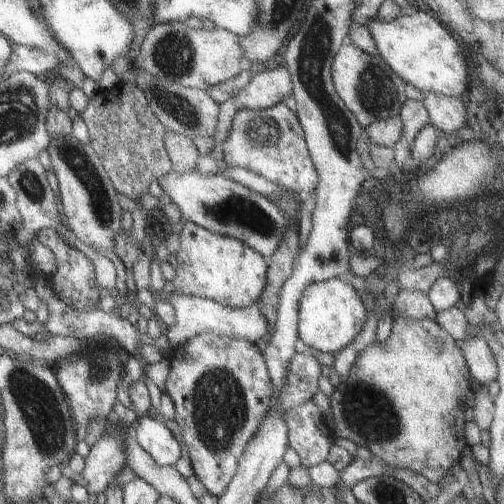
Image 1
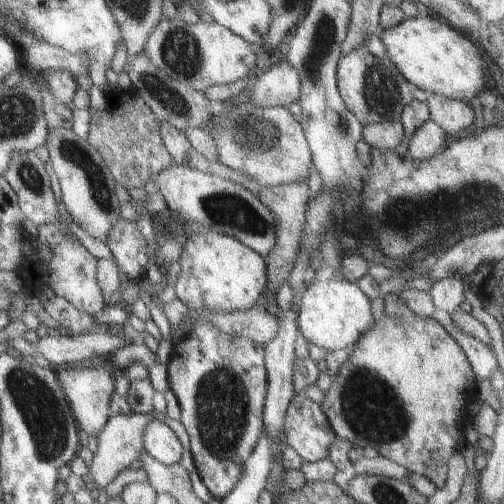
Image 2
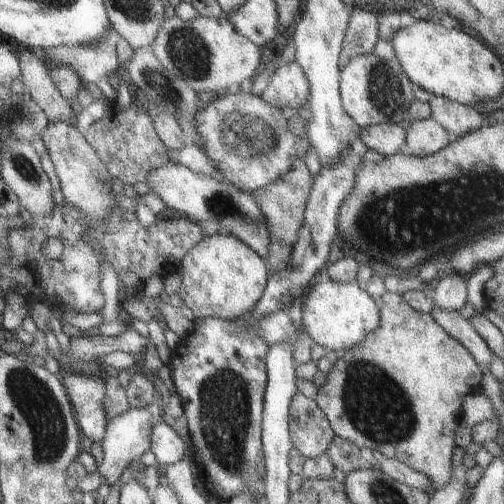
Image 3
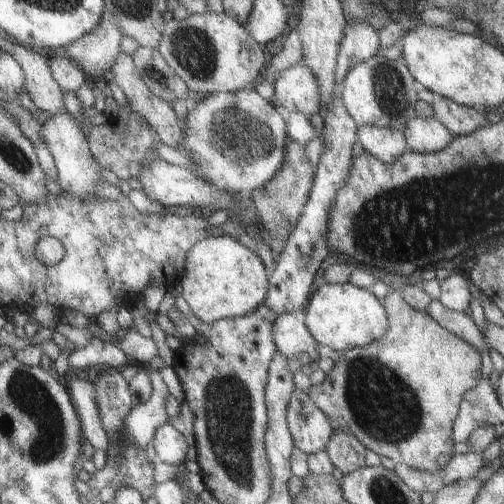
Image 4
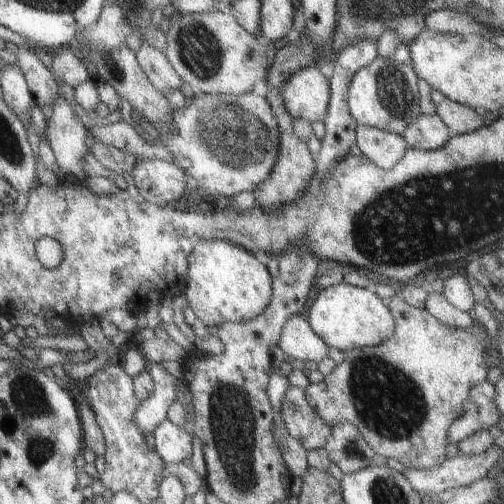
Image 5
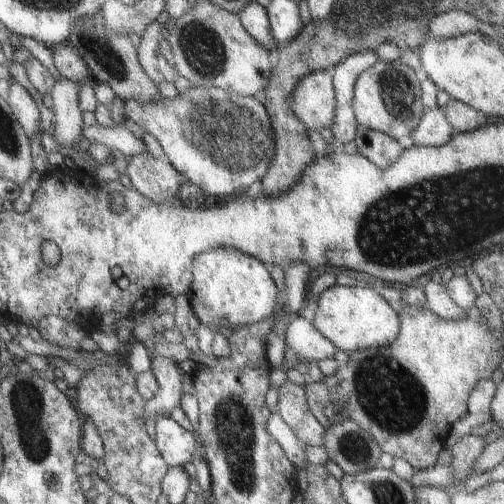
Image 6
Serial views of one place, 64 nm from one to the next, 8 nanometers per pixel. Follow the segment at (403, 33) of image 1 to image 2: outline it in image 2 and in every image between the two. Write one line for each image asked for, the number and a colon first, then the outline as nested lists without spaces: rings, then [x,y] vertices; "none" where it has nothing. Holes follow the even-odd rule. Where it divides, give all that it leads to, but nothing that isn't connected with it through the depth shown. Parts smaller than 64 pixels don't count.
2: [[[419,14],[417,18],[407,18],[395,28],[379,28],[377,38],[381,38],[381,42],[385,44],[387,58],[393,62],[399,74],[427,94],[469,102],[485,90],[487,66],[483,62],[481,48],[451,26],[445,26],[425,14]]]

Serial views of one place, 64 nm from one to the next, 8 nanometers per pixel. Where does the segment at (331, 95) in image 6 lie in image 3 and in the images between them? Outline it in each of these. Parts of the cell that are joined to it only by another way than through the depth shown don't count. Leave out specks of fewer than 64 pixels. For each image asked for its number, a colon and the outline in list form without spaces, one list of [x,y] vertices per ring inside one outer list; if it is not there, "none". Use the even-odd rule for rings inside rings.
3: [[[297,62],[279,66],[269,74],[269,82],[261,94],[261,100],[275,108],[305,108],[309,102],[309,82]]]
4: [[[295,64],[285,68],[277,74],[273,80],[273,106],[283,106],[289,112],[299,114],[313,114],[321,112],[321,90],[317,84],[317,78],[313,70],[309,70],[305,64]]]
5: [[[311,66],[289,76],[289,82],[281,88],[281,98],[291,118],[309,124],[325,122],[331,98],[329,72],[331,70]]]

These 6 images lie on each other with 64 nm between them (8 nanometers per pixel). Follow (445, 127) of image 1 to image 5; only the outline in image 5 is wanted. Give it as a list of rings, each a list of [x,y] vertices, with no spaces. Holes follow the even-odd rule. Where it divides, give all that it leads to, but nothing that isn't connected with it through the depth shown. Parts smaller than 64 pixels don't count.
[[[441,100],[435,108],[435,114],[443,120],[443,124],[451,130],[451,134],[455,136],[461,136],[461,134],[469,134],[477,128],[483,126],[483,118],[481,118],[481,112],[469,108],[469,106],[463,106],[463,104],[457,104],[453,100]]]

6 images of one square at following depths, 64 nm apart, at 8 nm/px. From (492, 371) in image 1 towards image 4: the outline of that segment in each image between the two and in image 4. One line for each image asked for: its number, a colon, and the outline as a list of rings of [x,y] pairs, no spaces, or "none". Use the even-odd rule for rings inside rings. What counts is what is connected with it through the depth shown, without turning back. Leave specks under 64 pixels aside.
2: [[[435,310],[431,314],[431,318],[435,322],[439,322],[447,334],[459,344],[459,348],[463,350],[467,362],[471,364],[471,370],[475,374],[477,380],[481,378],[491,378],[491,374],[497,370],[497,358],[495,358],[495,352],[491,350],[489,344],[465,334],[451,318],[449,318],[449,312],[441,312],[441,310]]]
3: [[[433,306],[433,310],[429,312],[429,316],[451,336],[455,338],[457,342],[461,342],[467,352],[475,358],[475,362],[479,364],[481,368],[481,374],[485,370],[489,370],[489,364],[491,364],[491,358],[495,358],[495,354],[489,350],[487,342],[477,334],[477,330],[469,324],[467,318],[463,318],[461,312],[447,312],[439,306]]]
4: [[[431,300],[425,312],[427,312],[441,328],[457,334],[459,338],[463,338],[465,342],[469,342],[471,346],[475,346],[475,348],[479,350],[479,354],[485,350],[483,336],[481,336],[481,332],[477,330],[477,326],[473,324],[473,318],[465,316],[463,312],[455,312],[455,310],[445,308],[439,300]]]

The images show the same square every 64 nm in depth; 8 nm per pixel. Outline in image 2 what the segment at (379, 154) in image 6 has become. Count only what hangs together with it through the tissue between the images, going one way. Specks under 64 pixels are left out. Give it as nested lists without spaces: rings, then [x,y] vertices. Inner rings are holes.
[[[399,120],[395,122],[381,122],[381,124],[369,124],[363,126],[363,138],[367,146],[383,150],[383,152],[393,152],[401,140],[403,140],[403,124]]]

